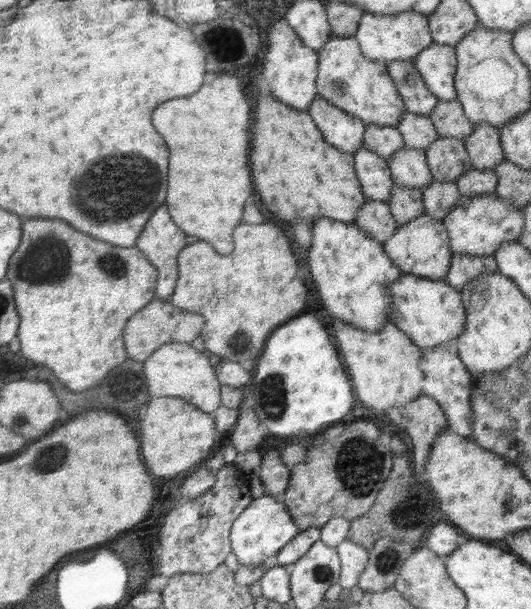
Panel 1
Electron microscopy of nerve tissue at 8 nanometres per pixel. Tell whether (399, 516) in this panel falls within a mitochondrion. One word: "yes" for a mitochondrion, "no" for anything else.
yes

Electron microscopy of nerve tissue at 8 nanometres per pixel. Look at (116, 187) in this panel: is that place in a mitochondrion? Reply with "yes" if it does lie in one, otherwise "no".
yes

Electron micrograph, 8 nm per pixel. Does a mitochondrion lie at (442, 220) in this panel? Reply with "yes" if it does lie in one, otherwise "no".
no

